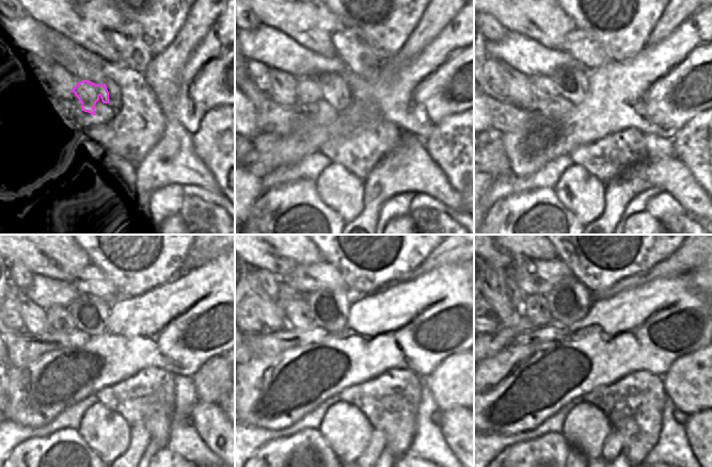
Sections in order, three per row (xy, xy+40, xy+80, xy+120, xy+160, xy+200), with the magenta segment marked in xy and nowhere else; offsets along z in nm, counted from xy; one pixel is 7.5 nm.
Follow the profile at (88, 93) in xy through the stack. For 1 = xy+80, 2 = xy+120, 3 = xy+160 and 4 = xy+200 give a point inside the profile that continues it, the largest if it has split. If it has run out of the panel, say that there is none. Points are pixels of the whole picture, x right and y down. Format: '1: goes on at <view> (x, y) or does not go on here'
1: goes on at xy+80 (571, 81)
2: goes on at xy+120 (91, 313)
3: goes on at xy+160 (329, 307)
4: goes on at xy+200 (569, 301)

